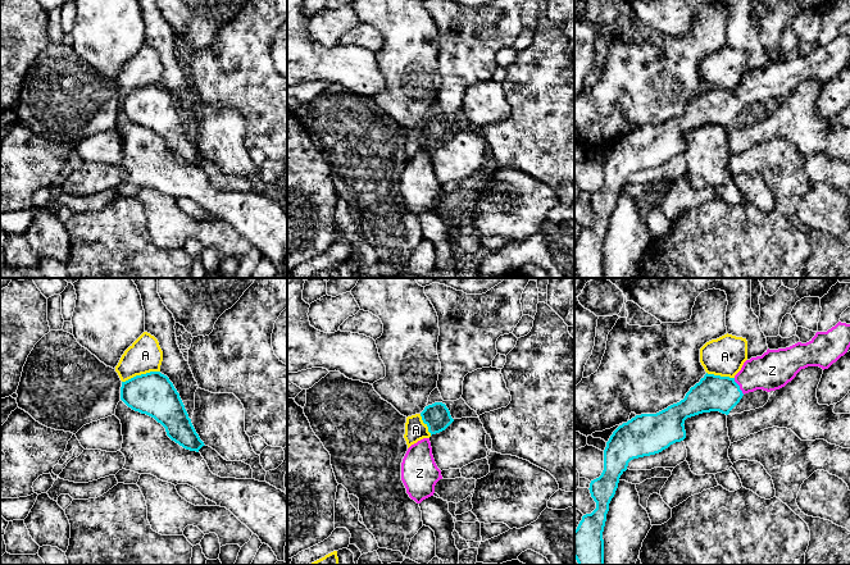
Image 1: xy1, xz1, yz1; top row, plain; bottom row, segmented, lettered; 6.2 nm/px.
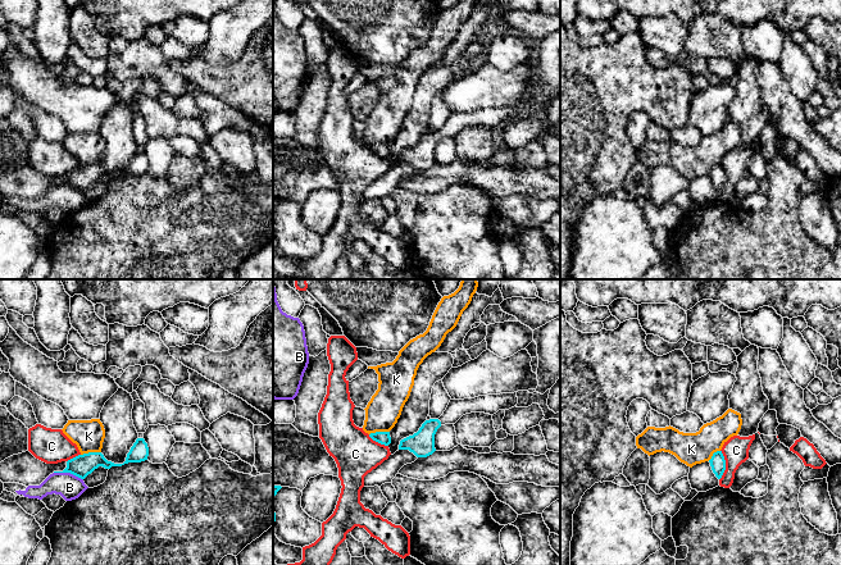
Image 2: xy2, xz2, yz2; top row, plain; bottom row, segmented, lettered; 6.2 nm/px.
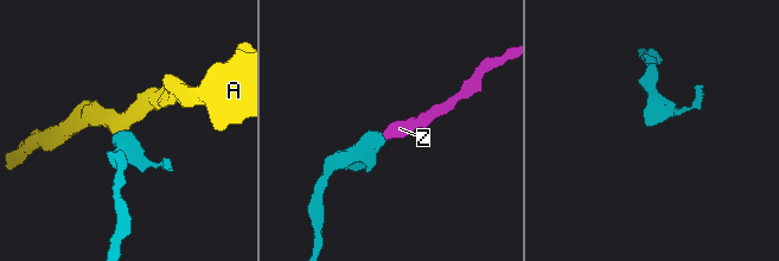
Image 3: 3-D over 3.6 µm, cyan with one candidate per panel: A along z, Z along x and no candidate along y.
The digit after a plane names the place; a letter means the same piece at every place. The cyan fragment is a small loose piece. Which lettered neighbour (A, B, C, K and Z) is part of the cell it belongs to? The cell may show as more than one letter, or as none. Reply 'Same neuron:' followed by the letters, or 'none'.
Same neuron: Z

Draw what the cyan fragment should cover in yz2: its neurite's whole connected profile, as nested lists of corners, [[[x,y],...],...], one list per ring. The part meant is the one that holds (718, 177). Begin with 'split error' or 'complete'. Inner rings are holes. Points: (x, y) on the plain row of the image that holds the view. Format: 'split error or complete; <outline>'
complete; [[[722,164],[714,165],[709,176],[715,190],[720,192],[726,183],[726,173]]]

